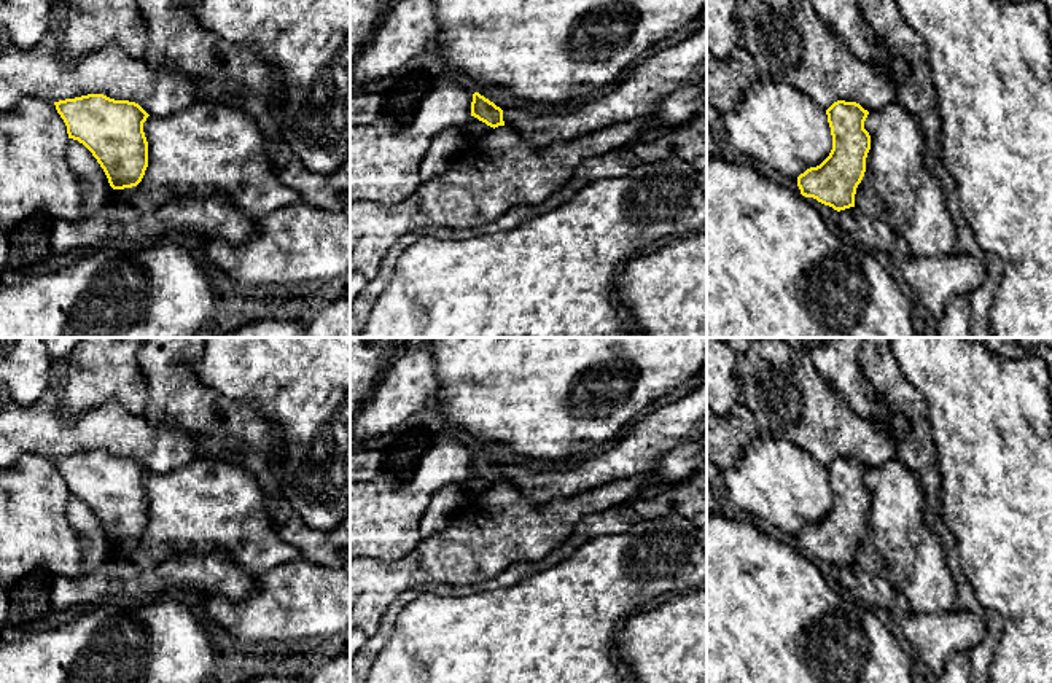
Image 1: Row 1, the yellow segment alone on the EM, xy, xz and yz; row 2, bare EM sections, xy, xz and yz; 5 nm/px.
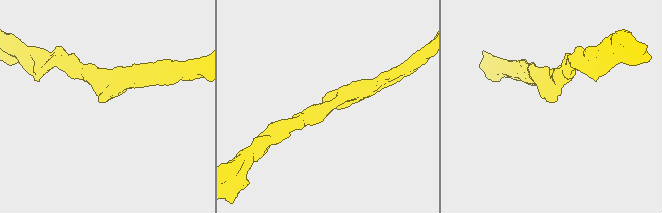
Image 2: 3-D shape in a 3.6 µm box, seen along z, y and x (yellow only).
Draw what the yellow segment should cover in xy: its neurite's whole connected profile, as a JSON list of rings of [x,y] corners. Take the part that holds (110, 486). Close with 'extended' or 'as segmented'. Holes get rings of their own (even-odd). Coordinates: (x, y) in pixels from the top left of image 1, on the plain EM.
[[[88,451],[54,462],[68,495],[92,509],[113,546],[132,544],[142,538],[148,524],[143,479],[150,471],[138,460]]]; as segmented

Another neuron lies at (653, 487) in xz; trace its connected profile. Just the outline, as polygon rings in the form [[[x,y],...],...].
[[[653,478],[645,482],[638,498],[640,500],[651,500],[657,497],[660,492],[667,490],[668,487],[676,486],[680,481],[664,481],[659,478]]]

